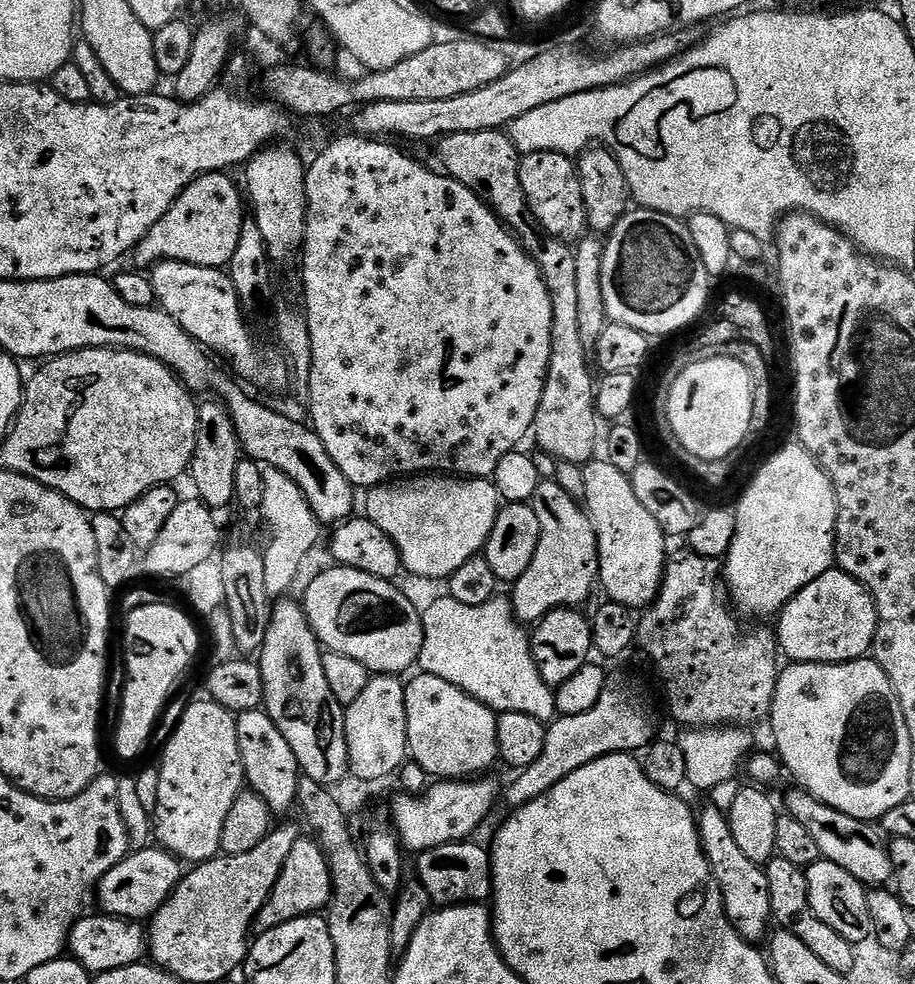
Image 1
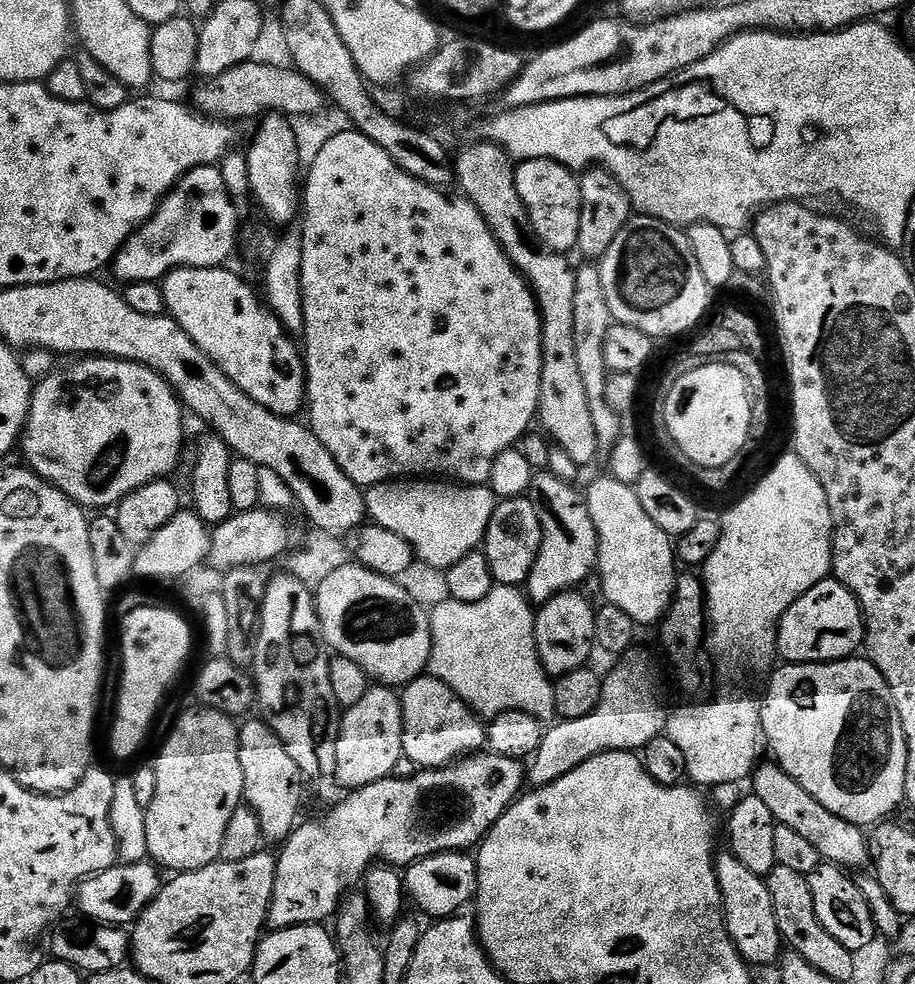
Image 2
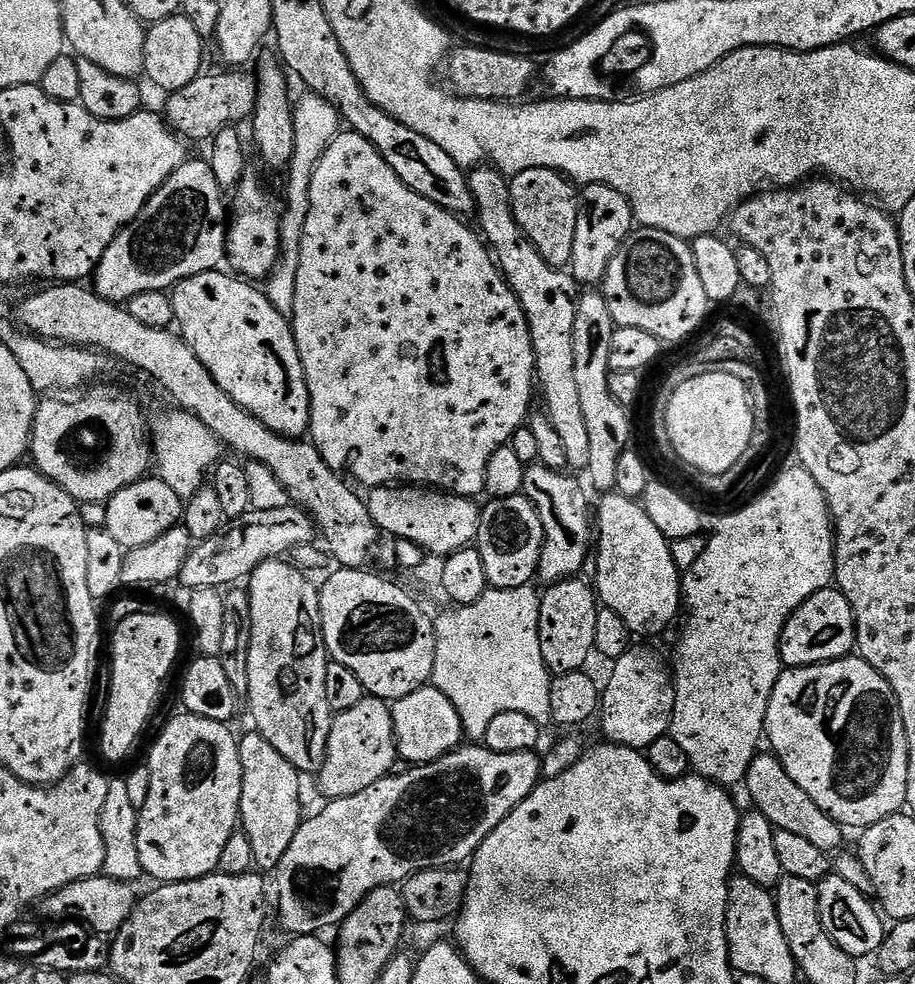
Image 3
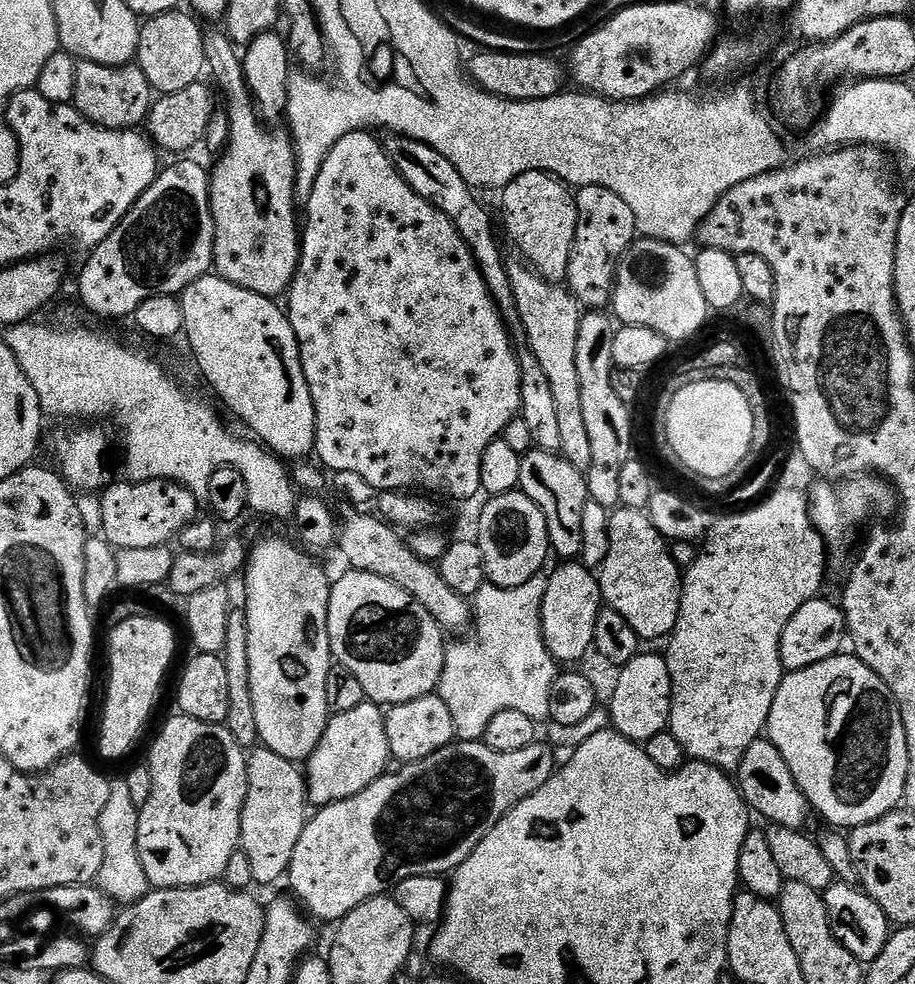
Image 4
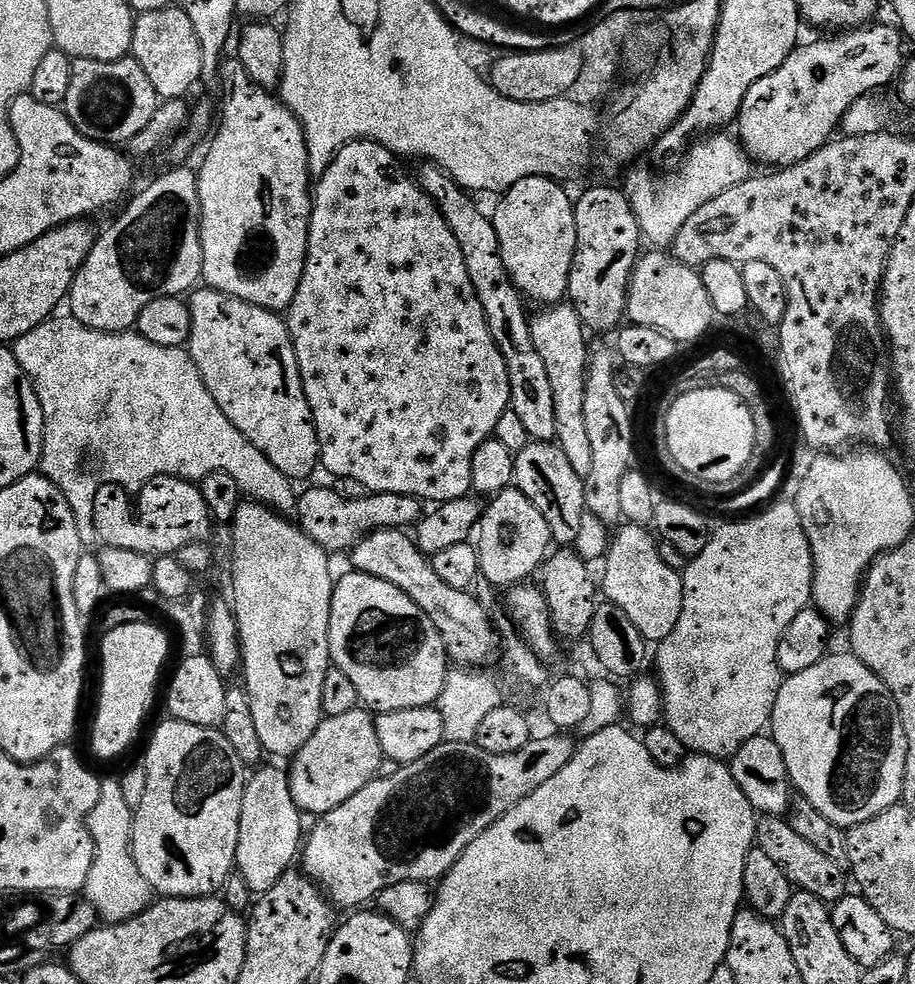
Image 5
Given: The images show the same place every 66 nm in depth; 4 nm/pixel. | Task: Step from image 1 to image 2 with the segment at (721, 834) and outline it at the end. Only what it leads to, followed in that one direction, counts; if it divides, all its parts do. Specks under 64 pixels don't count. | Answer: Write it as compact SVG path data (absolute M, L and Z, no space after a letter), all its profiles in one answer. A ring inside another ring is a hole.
M730 850L719 853L716 862L716 877L724 899L726 930L745 964L775 965L782 955L782 937L778 930L778 918L774 918L774 902L765 877L754 874L743 862L738 862Z

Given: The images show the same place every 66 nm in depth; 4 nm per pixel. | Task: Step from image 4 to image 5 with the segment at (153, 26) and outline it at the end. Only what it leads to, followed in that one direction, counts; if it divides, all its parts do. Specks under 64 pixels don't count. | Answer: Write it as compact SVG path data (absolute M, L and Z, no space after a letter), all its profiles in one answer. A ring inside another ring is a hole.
M179 6L142 12L135 17L136 25L132 31L131 59L146 70L146 78L154 85L161 101L179 100L187 97L187 92L197 83L201 83L204 75L202 62L202 46L198 42L198 34L194 34L194 25Z

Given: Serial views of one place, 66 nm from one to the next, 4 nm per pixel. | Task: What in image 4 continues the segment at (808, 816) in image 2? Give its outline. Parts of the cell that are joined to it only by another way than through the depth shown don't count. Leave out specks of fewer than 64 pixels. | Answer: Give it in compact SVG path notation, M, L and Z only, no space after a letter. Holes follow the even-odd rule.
M761 738L756 740L742 754L742 762L734 773L737 788L744 795L744 800L748 803L749 809L760 816L768 819L769 825L777 824L787 828L803 829L804 823L808 820L810 805L804 792L794 782L794 774L790 774L790 766L786 766L786 758L778 754L778 746L774 746L771 740Z

